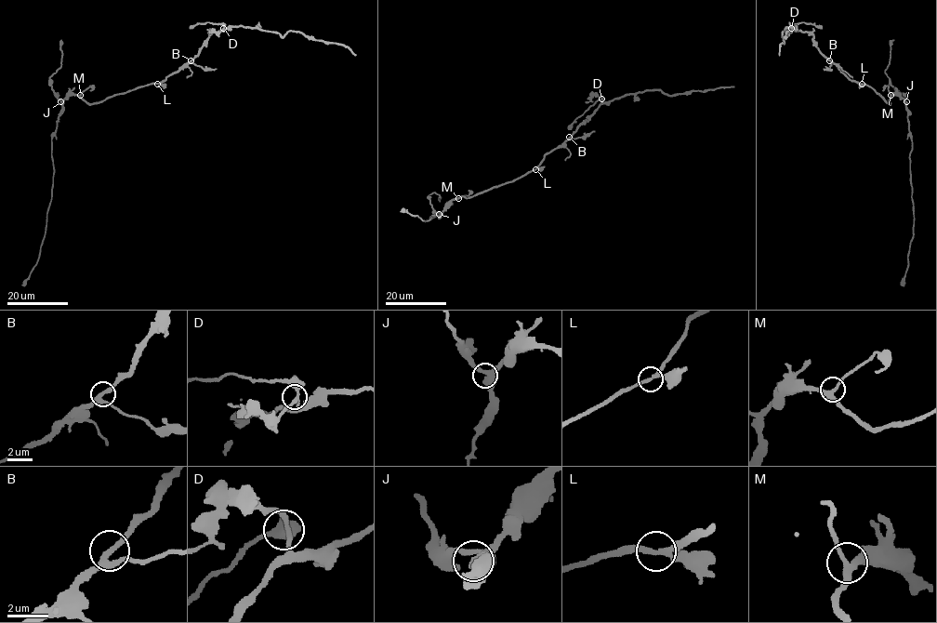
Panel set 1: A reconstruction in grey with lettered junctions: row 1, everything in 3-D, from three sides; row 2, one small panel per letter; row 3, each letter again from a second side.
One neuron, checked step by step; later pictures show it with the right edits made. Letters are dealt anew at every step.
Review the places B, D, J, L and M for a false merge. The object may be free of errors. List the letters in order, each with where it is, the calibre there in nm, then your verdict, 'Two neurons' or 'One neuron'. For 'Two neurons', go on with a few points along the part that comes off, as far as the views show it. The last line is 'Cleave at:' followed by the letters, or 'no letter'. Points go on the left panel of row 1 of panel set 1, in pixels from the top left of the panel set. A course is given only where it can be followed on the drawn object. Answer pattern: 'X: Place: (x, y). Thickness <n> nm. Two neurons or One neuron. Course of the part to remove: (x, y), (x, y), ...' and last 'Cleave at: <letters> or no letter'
B: Place: (191, 60). Thickness 240 nm. One neuron
D: Place: (223, 28). Thickness 200 nm. One neuron
J: Place: (60, 101). Thickness 380 nm. One neuron
L: Place: (157, 84). Thickness 200 nm. One neuron
M: Place: (80, 95). Thickness 280 nm. One neuron
Cleave at: no letter

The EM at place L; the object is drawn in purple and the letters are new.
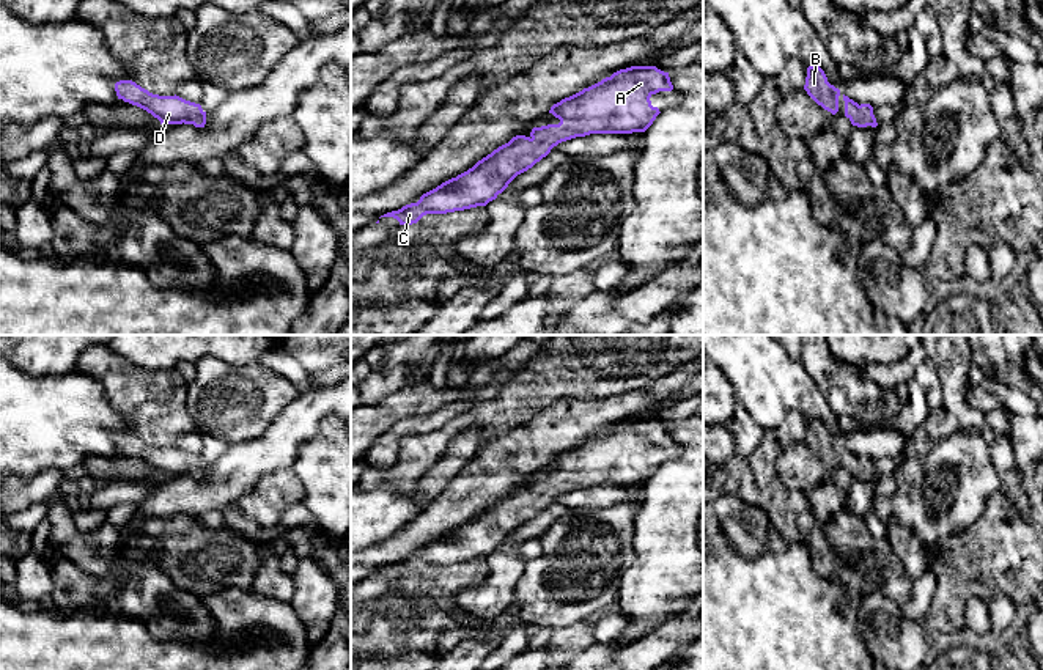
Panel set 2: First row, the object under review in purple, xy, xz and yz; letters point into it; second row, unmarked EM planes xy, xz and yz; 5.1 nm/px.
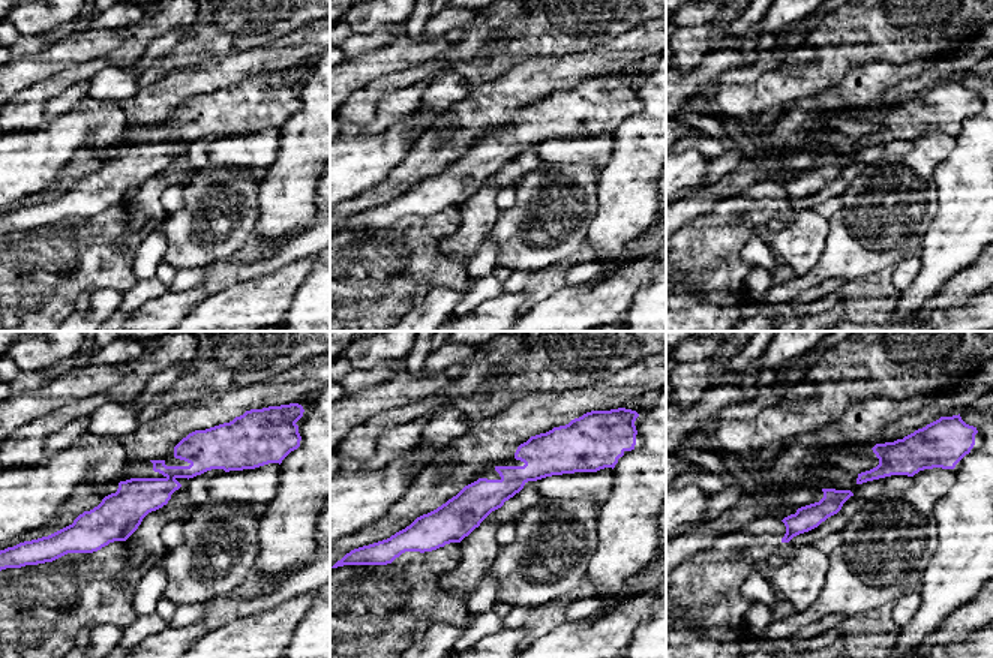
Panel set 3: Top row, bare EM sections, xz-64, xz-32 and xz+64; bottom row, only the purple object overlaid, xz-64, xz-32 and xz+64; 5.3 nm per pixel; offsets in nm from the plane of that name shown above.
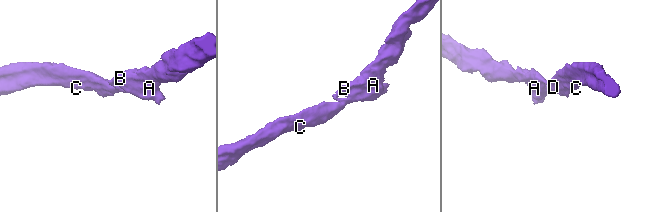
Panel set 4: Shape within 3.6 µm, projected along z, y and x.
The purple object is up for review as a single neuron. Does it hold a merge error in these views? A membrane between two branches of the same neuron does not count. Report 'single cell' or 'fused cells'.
single cell

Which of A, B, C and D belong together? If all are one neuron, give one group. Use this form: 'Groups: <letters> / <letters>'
Groups: A B C D

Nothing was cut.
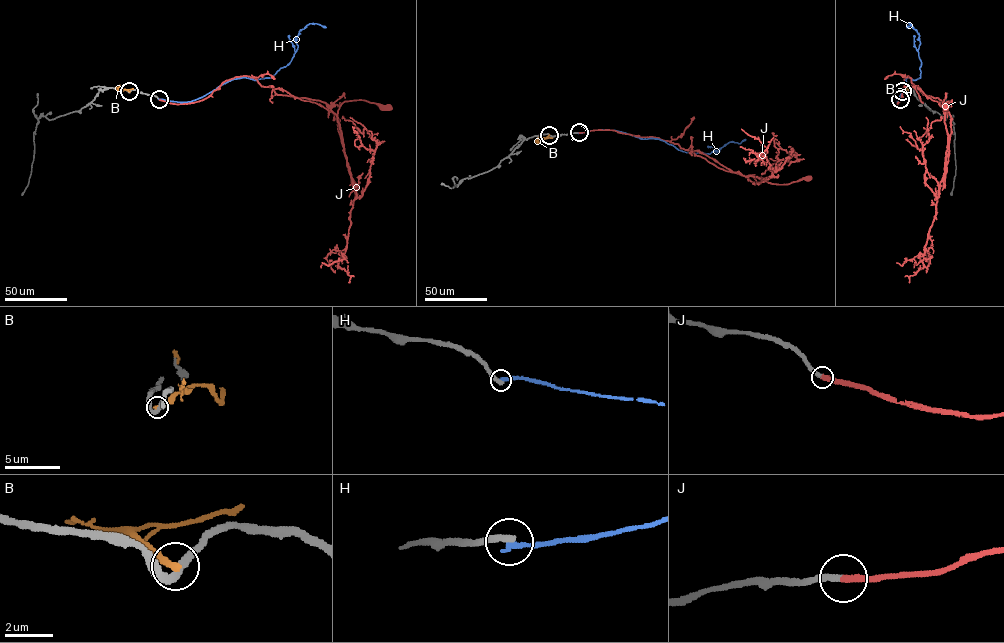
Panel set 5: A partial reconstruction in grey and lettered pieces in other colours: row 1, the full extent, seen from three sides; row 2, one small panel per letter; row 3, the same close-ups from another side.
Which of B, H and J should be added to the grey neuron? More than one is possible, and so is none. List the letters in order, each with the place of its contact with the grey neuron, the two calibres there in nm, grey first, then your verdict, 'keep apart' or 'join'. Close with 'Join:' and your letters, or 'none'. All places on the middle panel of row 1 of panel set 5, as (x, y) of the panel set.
B: (549, 135) | 280/280 nm | keep apart
H: (578, 133) | 280/240 nm | keep apart
J: (579, 132) | 260/280 nm | join
Join: J

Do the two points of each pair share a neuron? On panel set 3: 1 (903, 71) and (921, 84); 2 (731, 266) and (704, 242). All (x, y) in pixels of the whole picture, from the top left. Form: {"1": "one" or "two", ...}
{"1": "two", "2": "one"}

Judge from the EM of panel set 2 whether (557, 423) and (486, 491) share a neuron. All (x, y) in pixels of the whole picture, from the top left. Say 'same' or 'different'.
same

